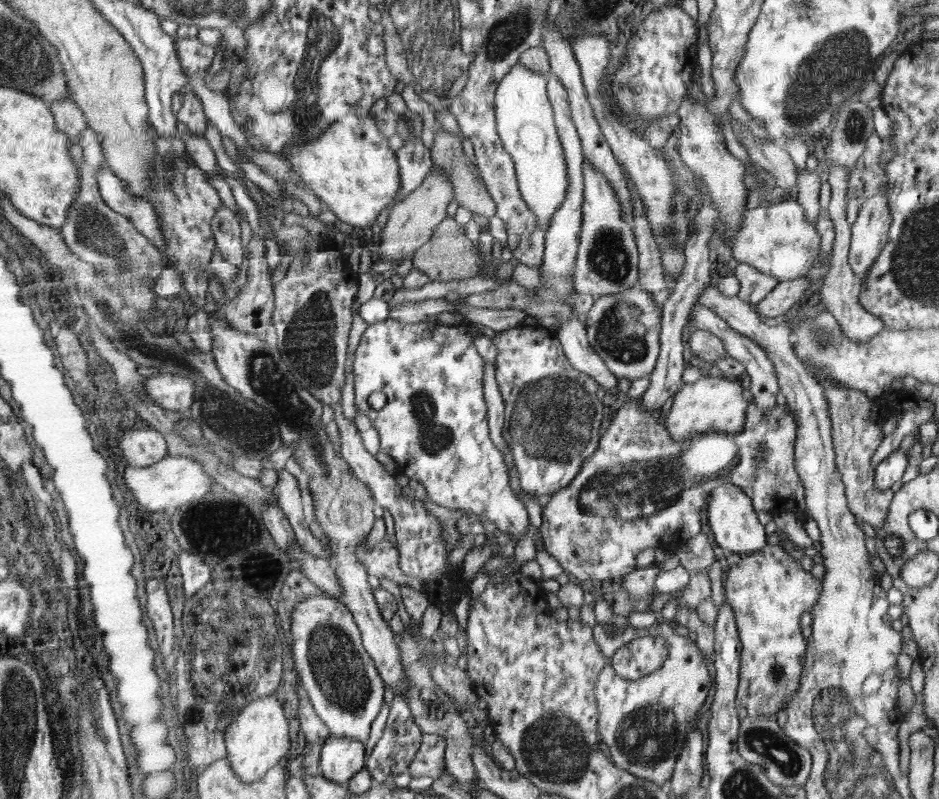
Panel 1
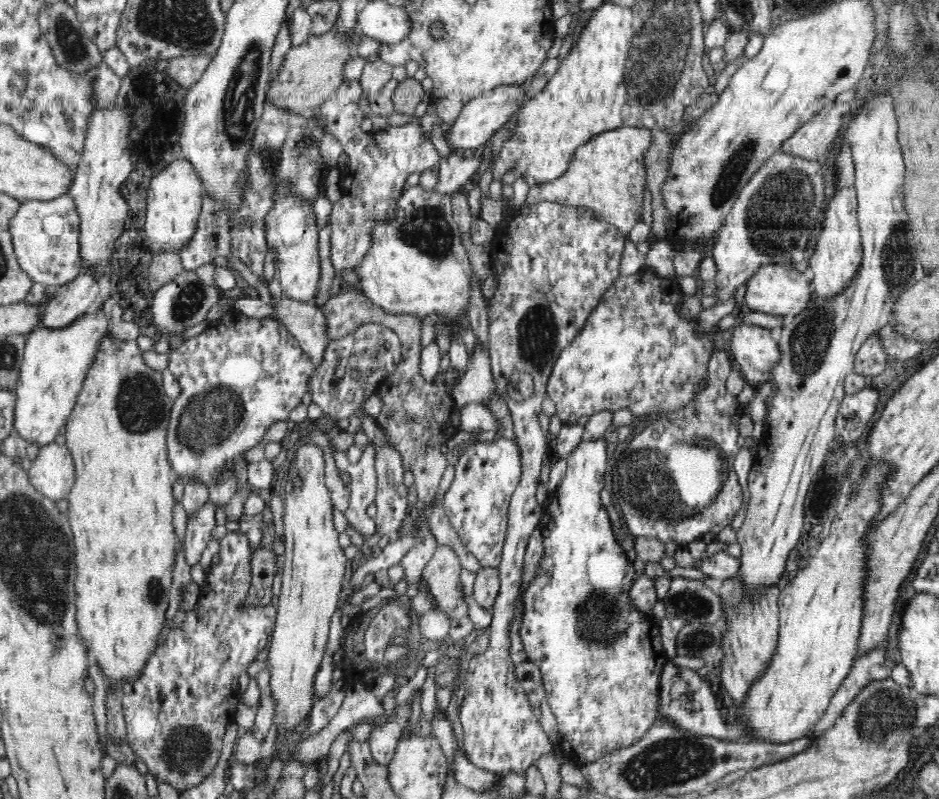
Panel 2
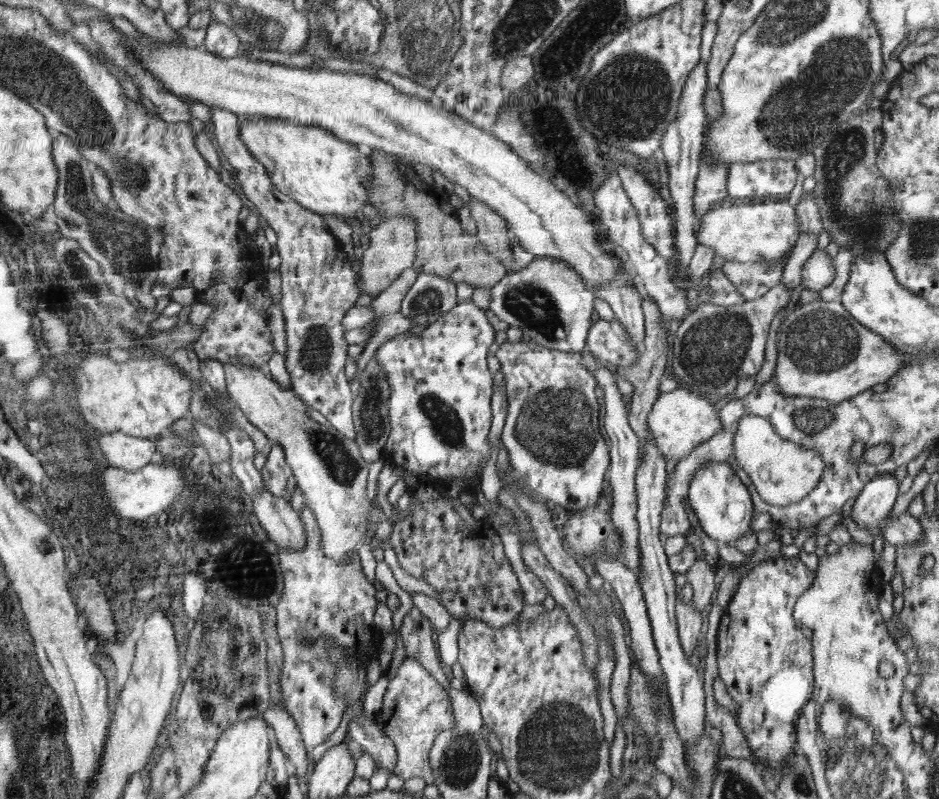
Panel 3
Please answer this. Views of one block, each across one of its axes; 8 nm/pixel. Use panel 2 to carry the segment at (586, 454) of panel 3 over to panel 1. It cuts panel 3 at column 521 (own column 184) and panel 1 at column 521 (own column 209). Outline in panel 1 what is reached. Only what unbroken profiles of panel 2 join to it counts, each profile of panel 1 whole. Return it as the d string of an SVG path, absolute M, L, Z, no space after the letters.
M520 324L496 332L492 343L498 350L495 380L504 400L506 413L503 438L512 449L521 487L530 496L554 496L561 493L580 474L584 460L590 458L600 444L598 426L604 416L604 406L596 398L600 384L568 362L556 334L546 328Z

